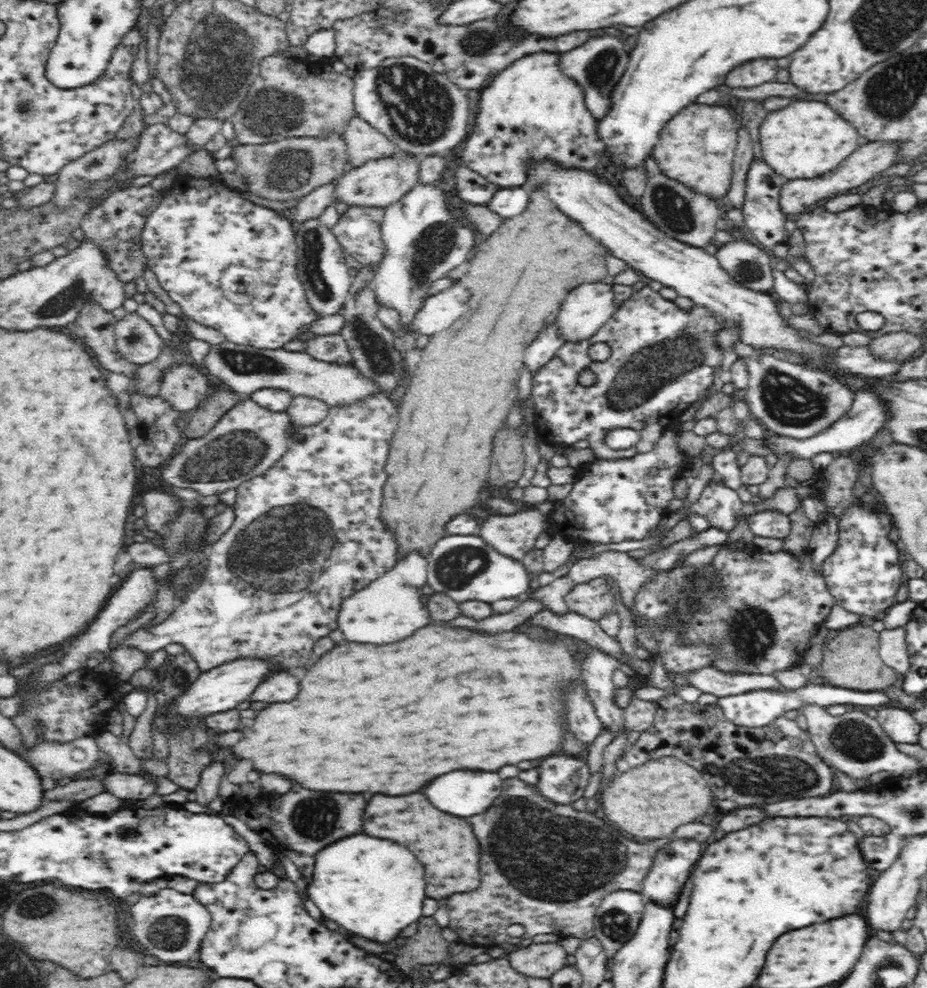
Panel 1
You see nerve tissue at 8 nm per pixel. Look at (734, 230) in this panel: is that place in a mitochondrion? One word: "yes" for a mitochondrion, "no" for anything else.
no

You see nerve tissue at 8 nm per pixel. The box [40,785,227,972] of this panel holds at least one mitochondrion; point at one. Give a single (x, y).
(170, 933)

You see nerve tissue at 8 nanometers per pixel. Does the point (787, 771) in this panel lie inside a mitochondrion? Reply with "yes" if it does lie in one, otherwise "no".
yes

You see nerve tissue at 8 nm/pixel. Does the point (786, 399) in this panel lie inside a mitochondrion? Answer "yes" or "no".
yes

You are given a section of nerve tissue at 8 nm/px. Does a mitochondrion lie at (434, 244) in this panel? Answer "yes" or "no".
yes

